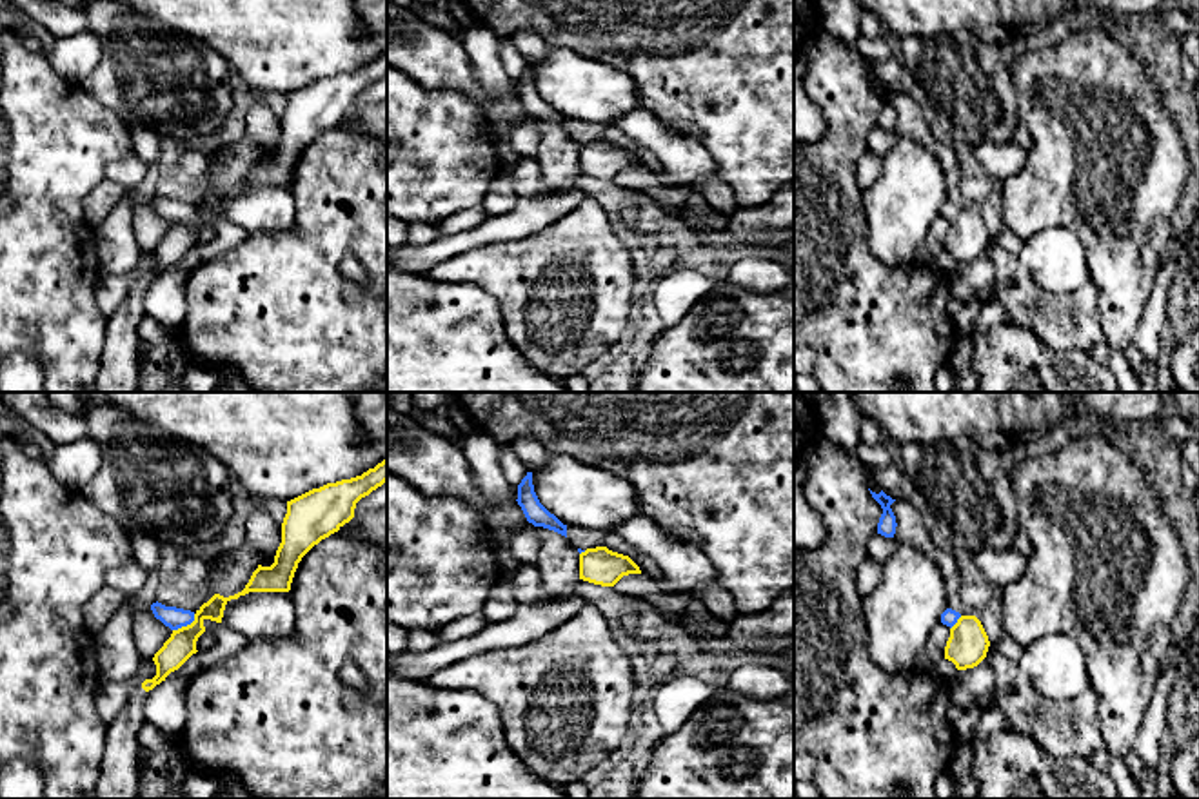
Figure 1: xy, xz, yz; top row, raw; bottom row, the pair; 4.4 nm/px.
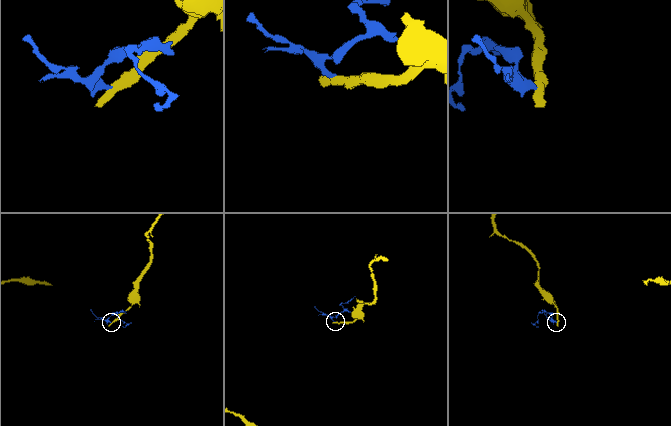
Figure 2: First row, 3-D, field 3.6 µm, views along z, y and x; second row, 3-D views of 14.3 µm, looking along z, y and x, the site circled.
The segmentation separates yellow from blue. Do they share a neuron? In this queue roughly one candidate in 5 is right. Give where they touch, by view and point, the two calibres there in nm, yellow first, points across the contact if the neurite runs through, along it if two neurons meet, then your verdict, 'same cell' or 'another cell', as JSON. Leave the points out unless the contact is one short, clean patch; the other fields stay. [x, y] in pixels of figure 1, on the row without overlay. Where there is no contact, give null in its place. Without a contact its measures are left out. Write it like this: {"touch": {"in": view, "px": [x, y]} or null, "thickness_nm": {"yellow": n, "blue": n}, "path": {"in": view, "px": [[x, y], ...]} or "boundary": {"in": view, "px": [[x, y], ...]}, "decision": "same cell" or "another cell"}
{"touch": {"in": "xy", "px": [188, 218]}, "thickness_nm": {"yellow": 130, "blue": 100}, "boundary": {"in": "xy", "px": [[195, 207], [189, 217], [173, 224]]}, "decision": "another cell"}

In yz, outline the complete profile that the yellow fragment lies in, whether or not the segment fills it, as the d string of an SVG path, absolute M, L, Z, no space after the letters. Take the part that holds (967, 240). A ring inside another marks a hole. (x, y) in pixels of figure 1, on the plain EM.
M961 209L950 222L945 240L945 252L952 254L957 263L977 260L988 245L990 234L976 209Z

